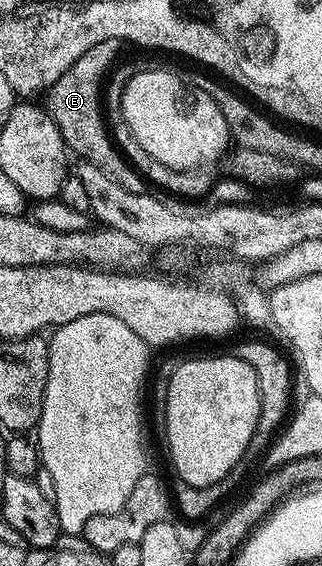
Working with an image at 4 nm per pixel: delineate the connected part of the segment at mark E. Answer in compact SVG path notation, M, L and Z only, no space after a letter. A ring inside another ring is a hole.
M108 39L99 41L99 45L86 47L82 55L77 56L75 65L55 81L47 92L47 110L55 121L59 133L63 137L66 148L78 156L78 160L93 163L103 169L112 179L119 181L123 189L130 193L146 193L147 183L140 171L121 154L116 143L111 138L107 120L103 114L103 86L101 82L109 71L109 66L117 59L117 50L123 47L122 40Z

